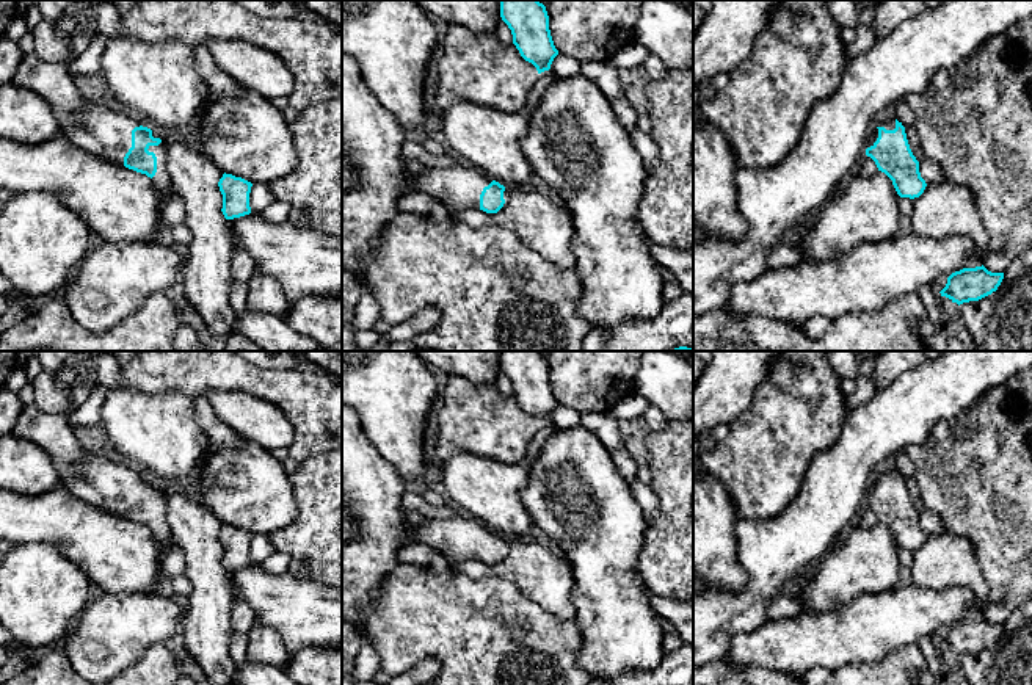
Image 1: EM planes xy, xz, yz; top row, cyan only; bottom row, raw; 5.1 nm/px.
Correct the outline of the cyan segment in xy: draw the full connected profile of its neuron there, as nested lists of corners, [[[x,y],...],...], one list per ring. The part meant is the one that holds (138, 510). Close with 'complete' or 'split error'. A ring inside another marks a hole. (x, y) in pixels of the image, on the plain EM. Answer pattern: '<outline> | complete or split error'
[[[27,406],[13,433],[47,451],[61,486],[71,494],[102,511],[146,525],[160,549],[171,547],[173,533],[163,492],[132,466],[88,451],[77,440],[67,417]]] | split error

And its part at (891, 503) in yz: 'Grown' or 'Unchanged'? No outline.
Grown

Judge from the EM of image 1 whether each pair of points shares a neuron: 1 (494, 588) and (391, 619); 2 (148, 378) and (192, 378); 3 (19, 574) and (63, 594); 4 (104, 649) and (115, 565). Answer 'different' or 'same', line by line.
1: same
2: same
3: same
4: different

